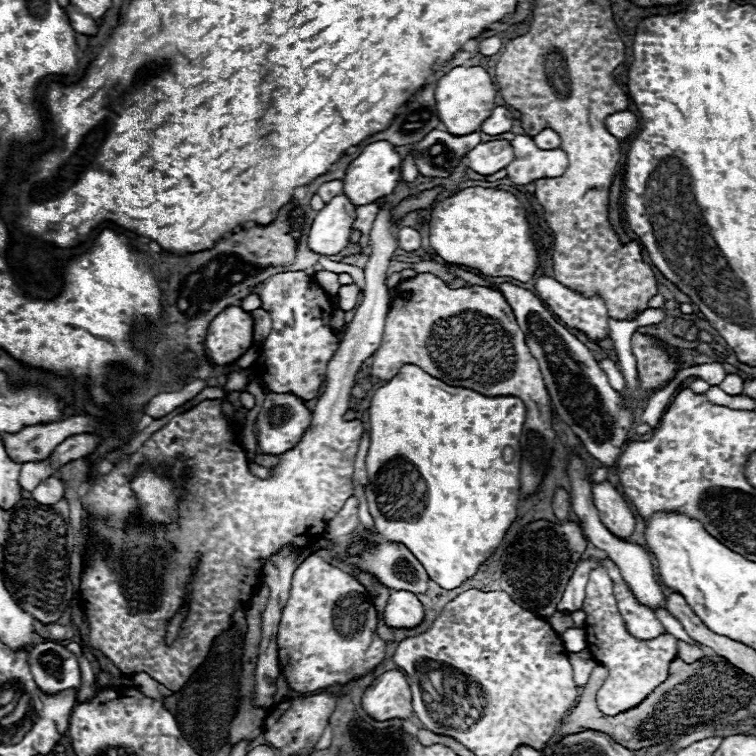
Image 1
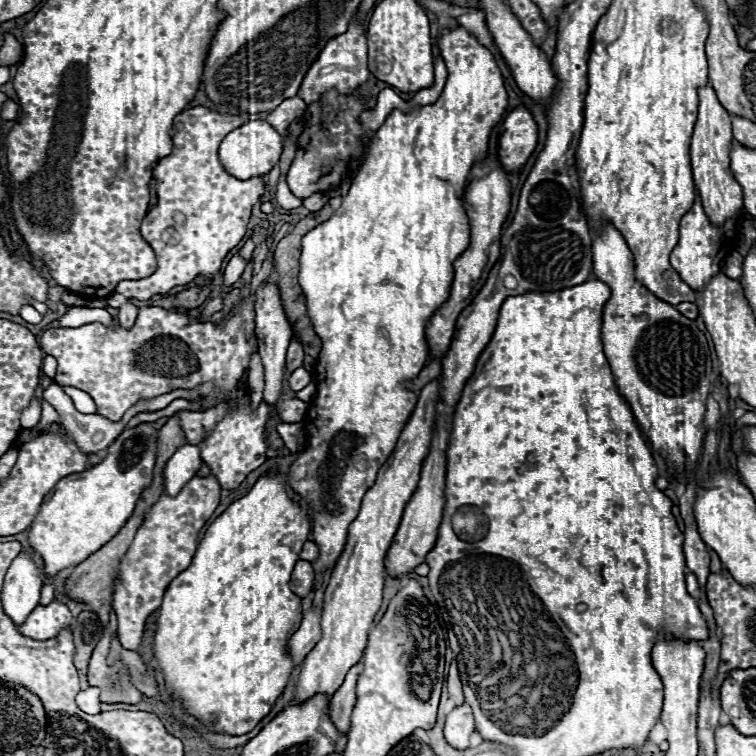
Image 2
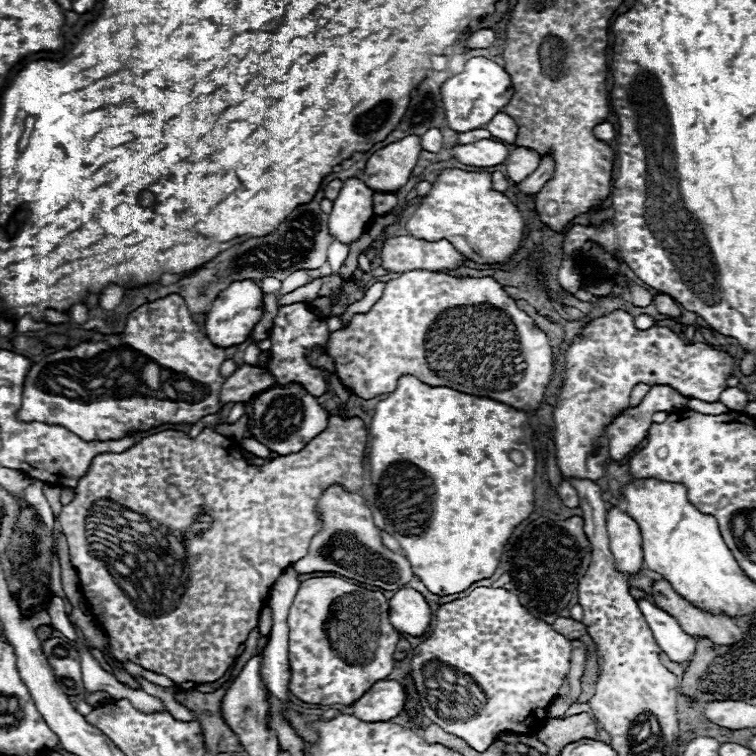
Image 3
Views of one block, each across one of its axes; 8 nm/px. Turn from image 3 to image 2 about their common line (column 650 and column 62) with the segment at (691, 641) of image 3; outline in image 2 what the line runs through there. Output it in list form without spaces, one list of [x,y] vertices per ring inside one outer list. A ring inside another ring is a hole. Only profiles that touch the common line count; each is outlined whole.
[[[54,600],[50,606],[36,606],[28,620],[18,628],[20,634],[30,636],[34,640],[52,640],[62,630],[72,626],[74,616],[66,608],[66,604]]]

